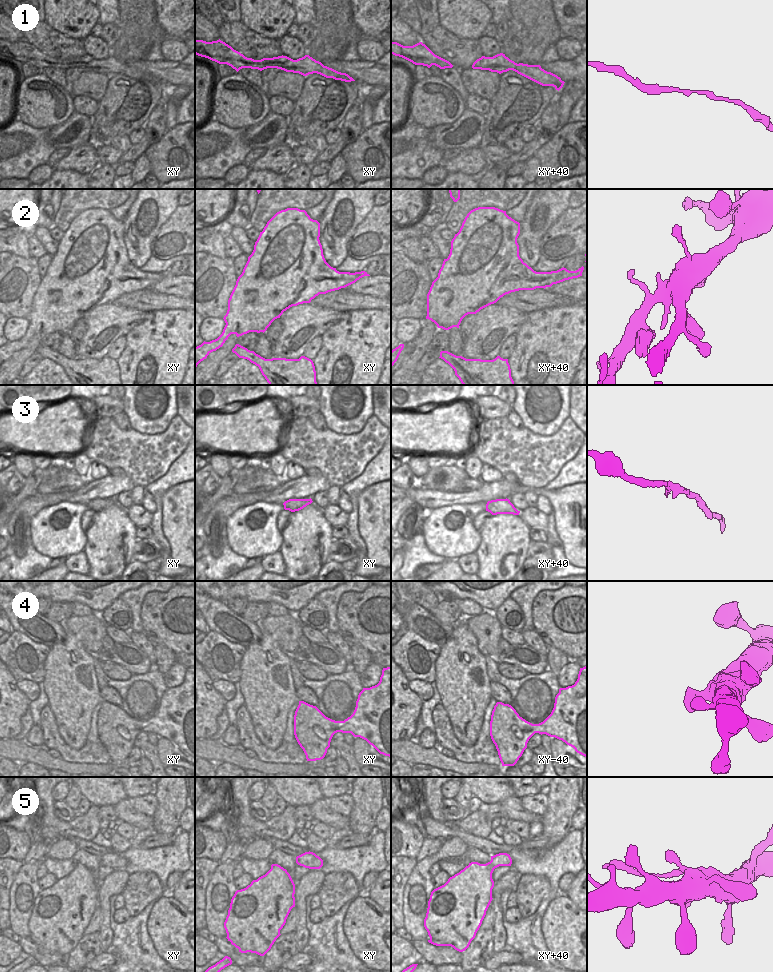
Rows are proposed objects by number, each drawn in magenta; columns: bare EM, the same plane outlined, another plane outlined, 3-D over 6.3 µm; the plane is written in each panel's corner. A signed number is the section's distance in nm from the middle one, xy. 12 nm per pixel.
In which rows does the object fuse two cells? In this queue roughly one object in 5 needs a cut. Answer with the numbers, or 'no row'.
5

